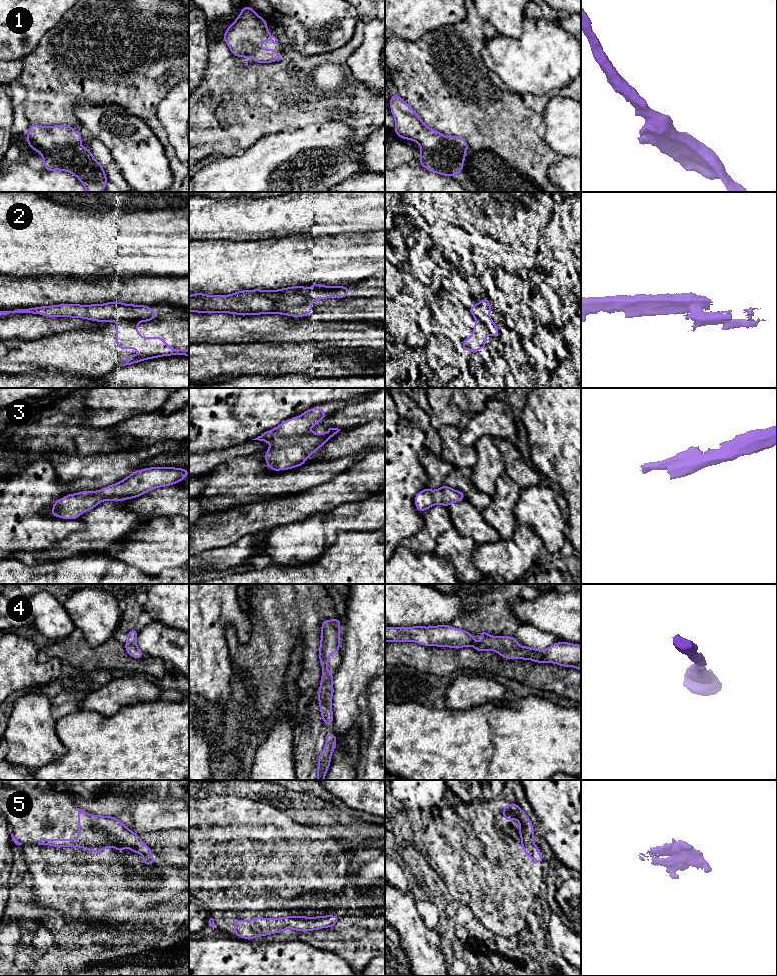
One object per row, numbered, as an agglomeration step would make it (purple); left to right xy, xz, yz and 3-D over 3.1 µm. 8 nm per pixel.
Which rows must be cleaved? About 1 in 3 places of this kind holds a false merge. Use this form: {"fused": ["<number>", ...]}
{"fused": ["2"]}

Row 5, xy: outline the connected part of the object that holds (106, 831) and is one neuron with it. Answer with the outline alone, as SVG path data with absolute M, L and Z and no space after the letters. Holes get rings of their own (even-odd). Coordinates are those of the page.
M78 808L77 839L40 839L38 845L56 848L80 847L92 851L95 855L108 847L115 848L119 852L129 848L132 852L143 855L143 865L156 863L152 850L141 840L140 835L131 831L117 817L90 815L80 808Z

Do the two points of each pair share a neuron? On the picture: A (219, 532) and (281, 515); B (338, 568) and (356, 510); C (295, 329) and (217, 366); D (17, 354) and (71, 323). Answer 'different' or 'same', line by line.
A: same
B: different
C: different
D: different

